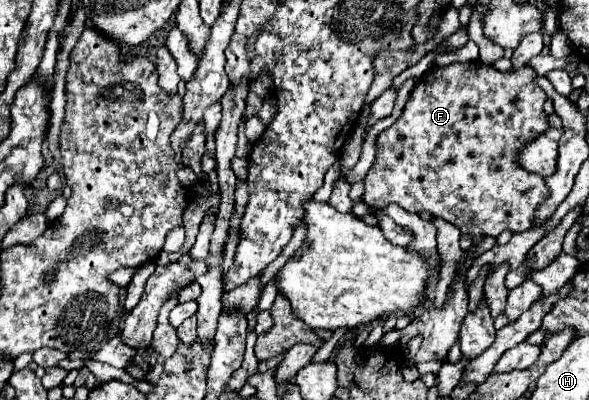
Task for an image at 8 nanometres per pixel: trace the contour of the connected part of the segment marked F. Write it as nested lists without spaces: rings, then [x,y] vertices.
[[[455,62],[455,64],[449,64],[449,66],[433,66],[429,68],[415,84],[415,88],[411,90],[411,96],[401,112],[401,116],[397,118],[397,122],[383,130],[377,138],[377,156],[375,156],[375,162],[371,166],[371,170],[367,172],[365,176],[365,192],[363,192],[363,200],[373,206],[373,208],[385,208],[389,204],[397,204],[401,206],[403,210],[407,212],[431,212],[433,216],[439,216],[447,222],[451,222],[453,226],[457,226],[461,230],[461,234],[469,234],[469,236],[477,236],[477,234],[483,234],[483,236],[493,236],[497,238],[503,230],[511,230],[513,234],[517,232],[523,232],[523,230],[529,230],[531,226],[531,220],[533,220],[533,212],[535,208],[547,198],[547,186],[545,186],[545,180],[537,174],[531,174],[527,170],[523,170],[517,162],[517,152],[527,144],[531,142],[533,138],[537,138],[539,134],[543,134],[549,124],[547,124],[547,114],[543,110],[543,104],[545,104],[547,96],[545,92],[535,84],[535,72],[527,66],[523,66],[521,70],[515,70],[515,72],[499,72],[495,70],[493,66],[489,64],[483,64],[483,62],[467,62],[467,64],[461,64],[461,62]]]

